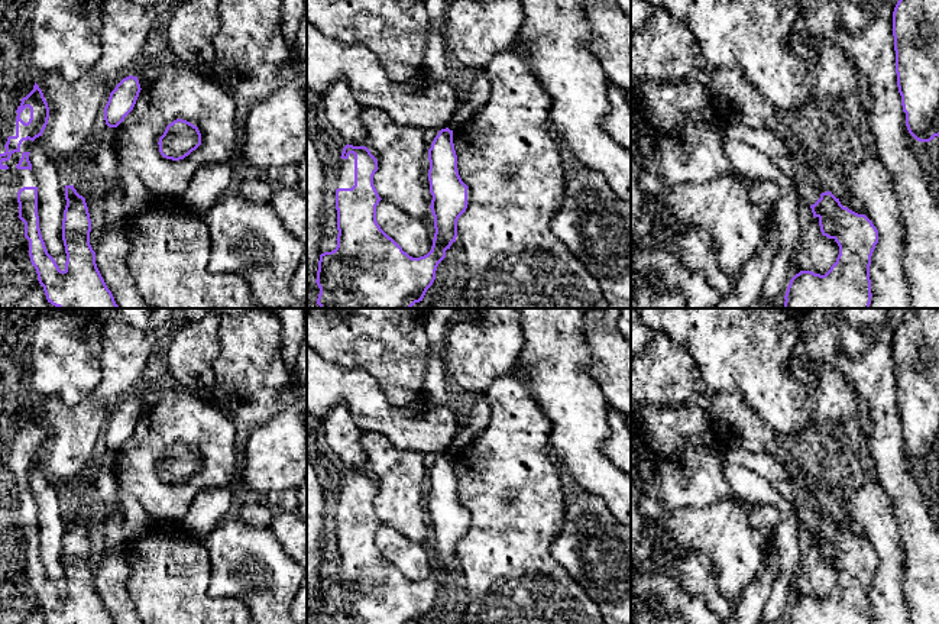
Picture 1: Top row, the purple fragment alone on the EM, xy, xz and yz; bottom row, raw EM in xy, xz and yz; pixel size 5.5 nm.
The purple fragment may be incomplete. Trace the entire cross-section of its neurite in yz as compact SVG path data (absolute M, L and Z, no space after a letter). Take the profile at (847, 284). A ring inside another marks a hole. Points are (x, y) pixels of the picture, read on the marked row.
M830 191L810 206L813 217L819 219L823 236L833 239L839 246L836 262L825 274L800 271L787 287L784 308L870 308L871 304L871 256L878 243L878 230L865 214L844 207Z

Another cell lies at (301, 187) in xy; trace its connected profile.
M307 152L298 166L298 185L297 190L301 197L307 201Z

